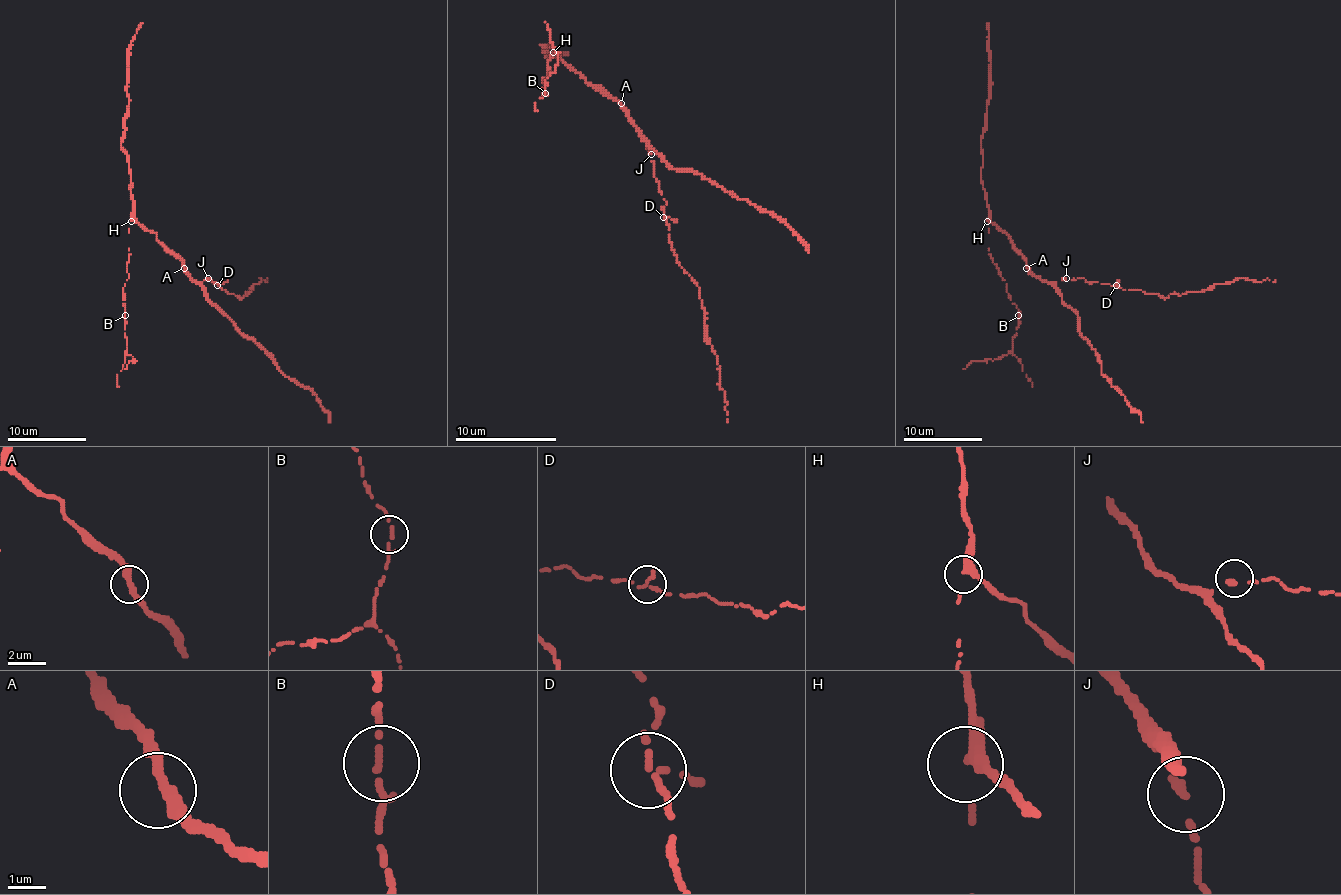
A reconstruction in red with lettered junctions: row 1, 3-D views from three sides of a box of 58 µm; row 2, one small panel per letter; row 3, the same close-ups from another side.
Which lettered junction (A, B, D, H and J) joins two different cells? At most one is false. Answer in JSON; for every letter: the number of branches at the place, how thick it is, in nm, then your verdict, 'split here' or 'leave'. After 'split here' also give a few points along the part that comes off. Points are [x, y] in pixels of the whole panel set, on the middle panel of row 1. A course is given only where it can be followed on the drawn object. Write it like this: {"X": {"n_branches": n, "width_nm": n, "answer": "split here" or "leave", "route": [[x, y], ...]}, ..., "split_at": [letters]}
{"A": {"n_branches": 2, "width_nm": 320, "answer": "leave"}, "B": {"n_branches": 2, "width_nm": 170, "answer": "leave"}, "D": {"n_branches": 2, "width_nm": 170, "answer": "leave"}, "H": {"n_branches": 3, "width_nm": 280, "answer": "leave"}, "J": {"n_branches": 2, "width_nm": 190, "answer": "leave"}, "split_at": []}

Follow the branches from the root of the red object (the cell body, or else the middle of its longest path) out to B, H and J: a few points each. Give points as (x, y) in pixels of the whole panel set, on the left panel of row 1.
B: (184, 266), (154, 232), (144, 230), (131, 221), (129, 278), (123, 288), (125, 315)
H: (184, 266), (154, 232), (144, 230), (131, 221)
J: (184, 266), (196, 282), (208, 278)

